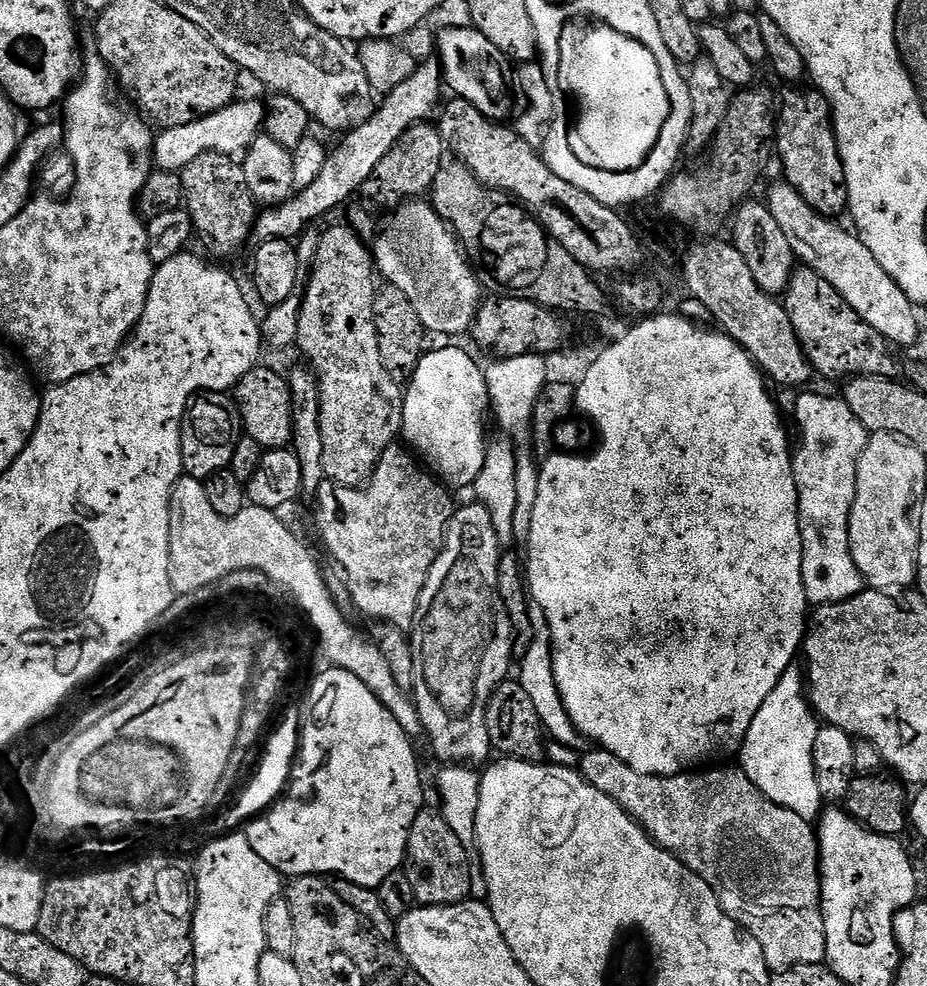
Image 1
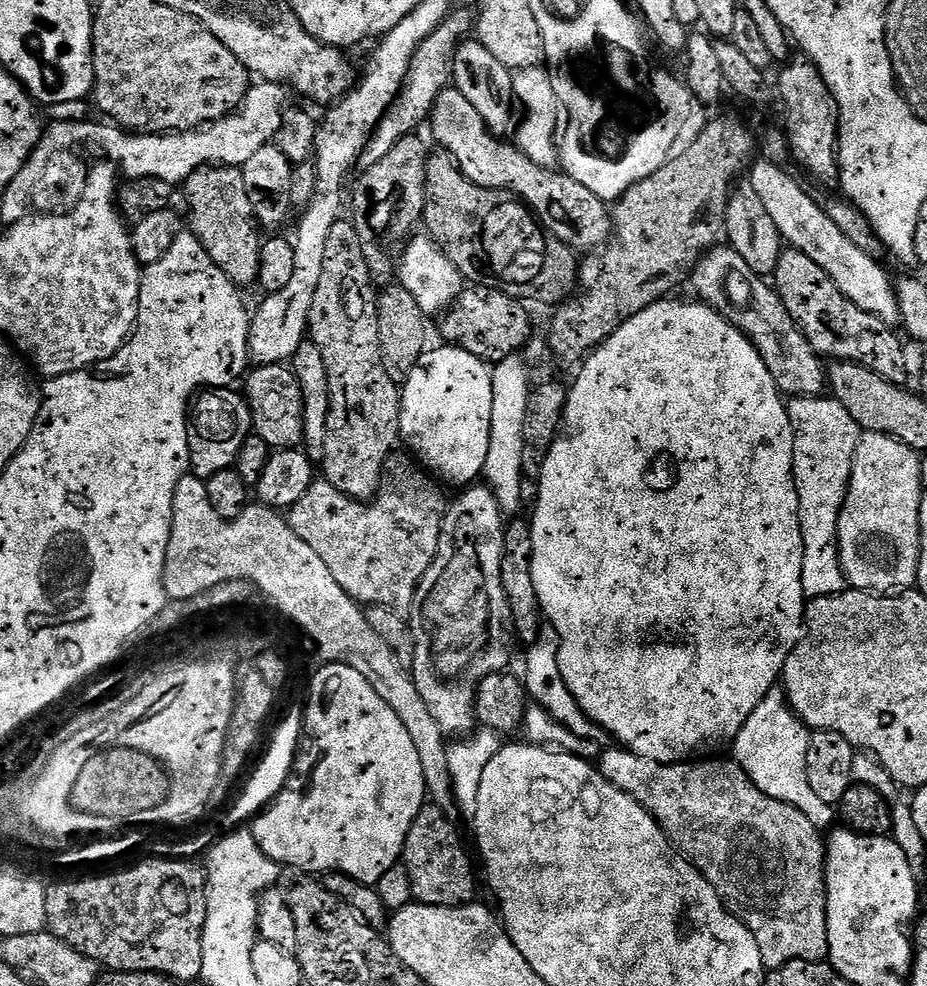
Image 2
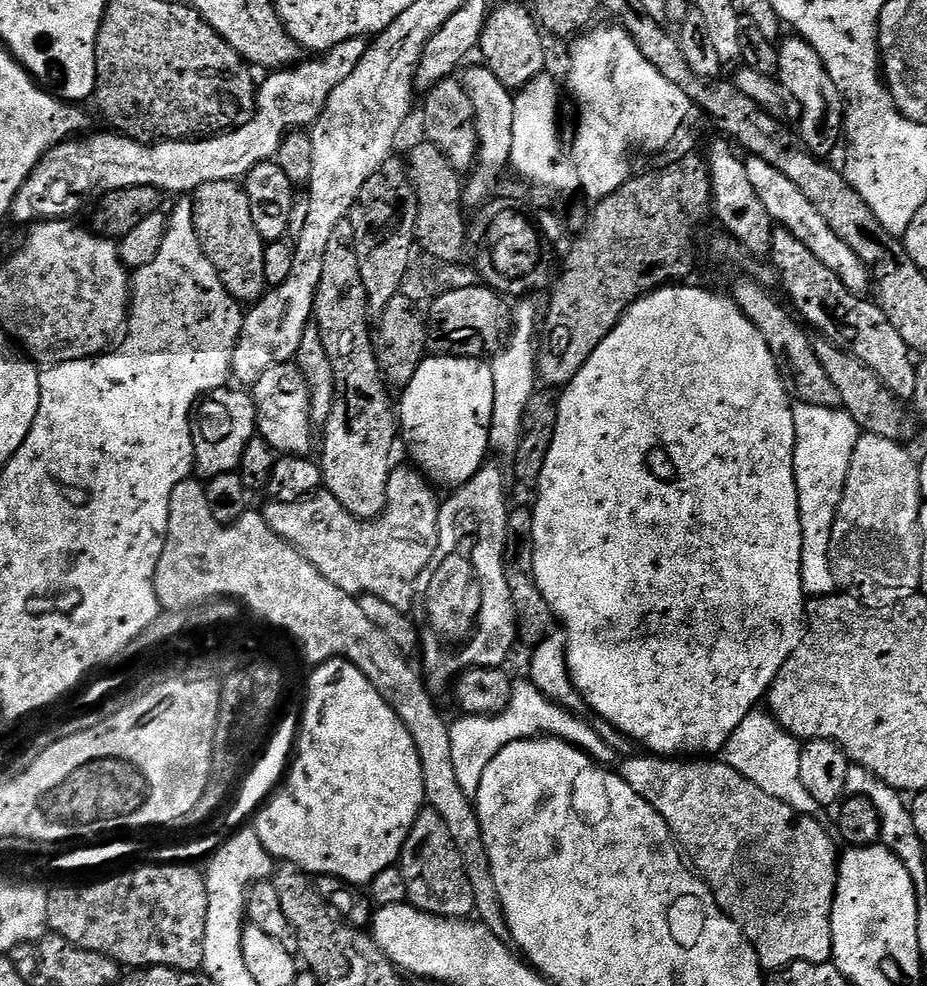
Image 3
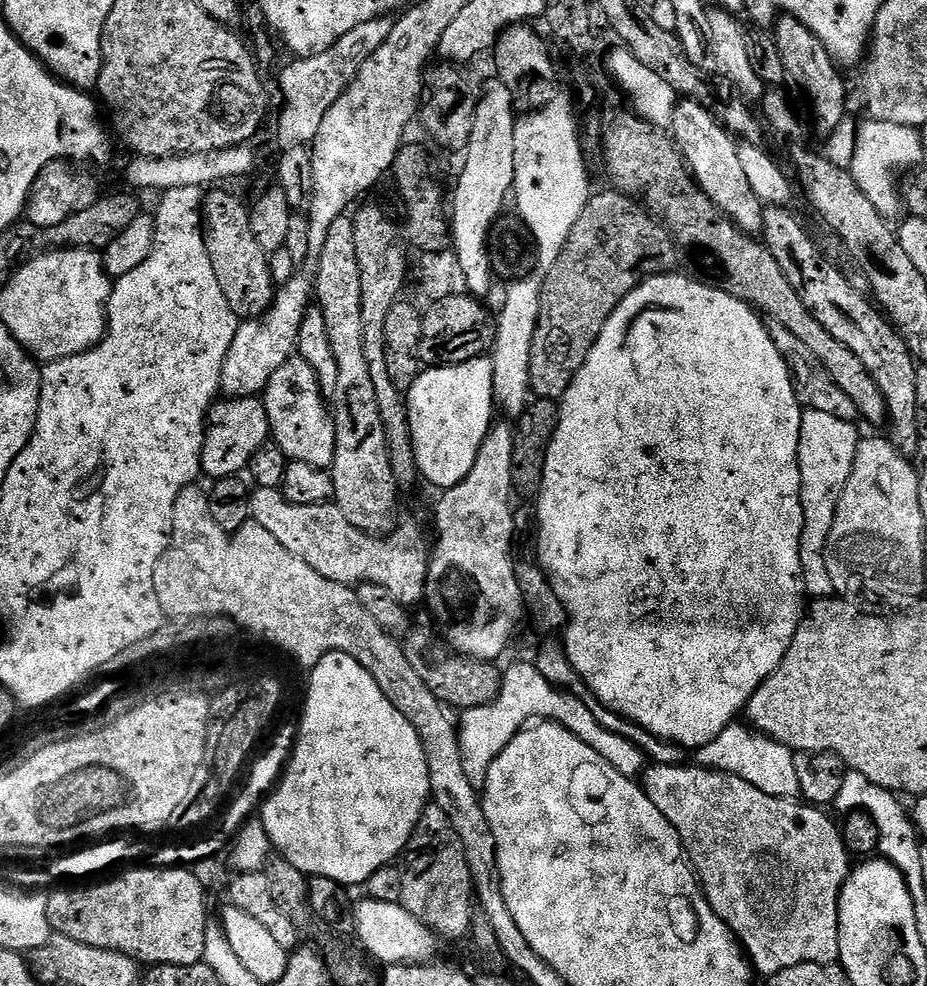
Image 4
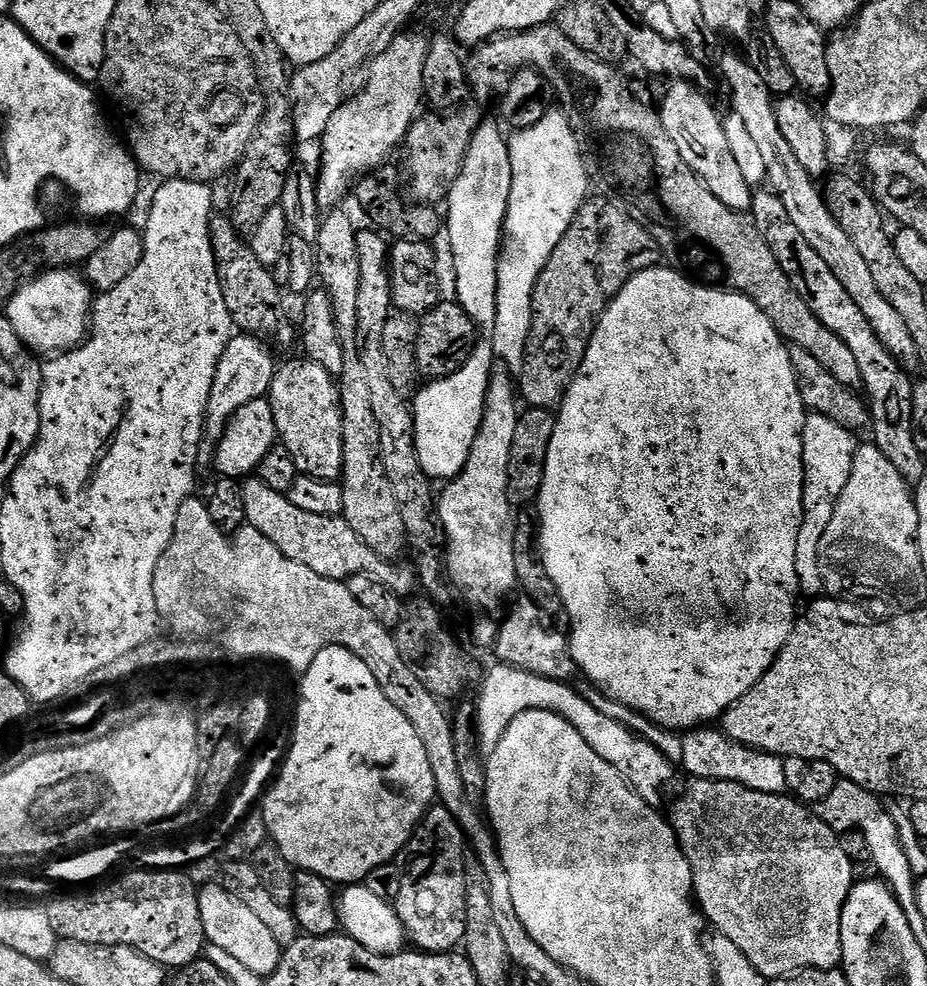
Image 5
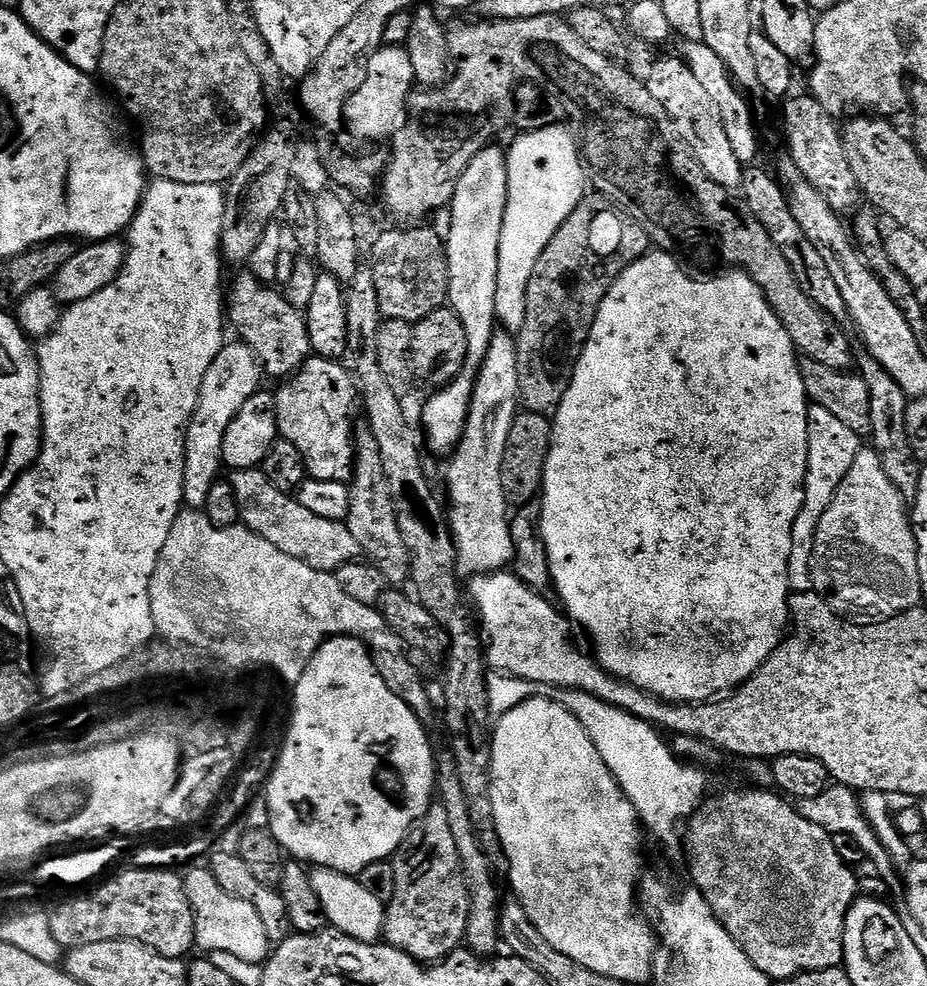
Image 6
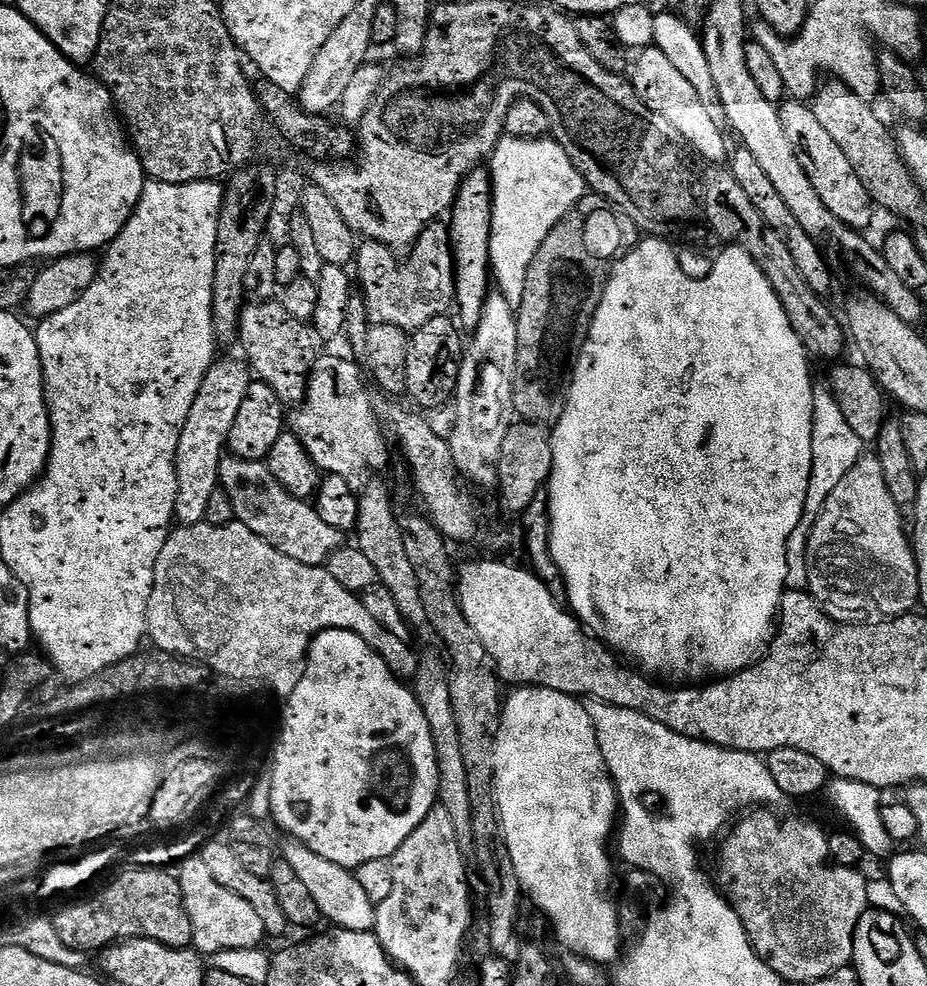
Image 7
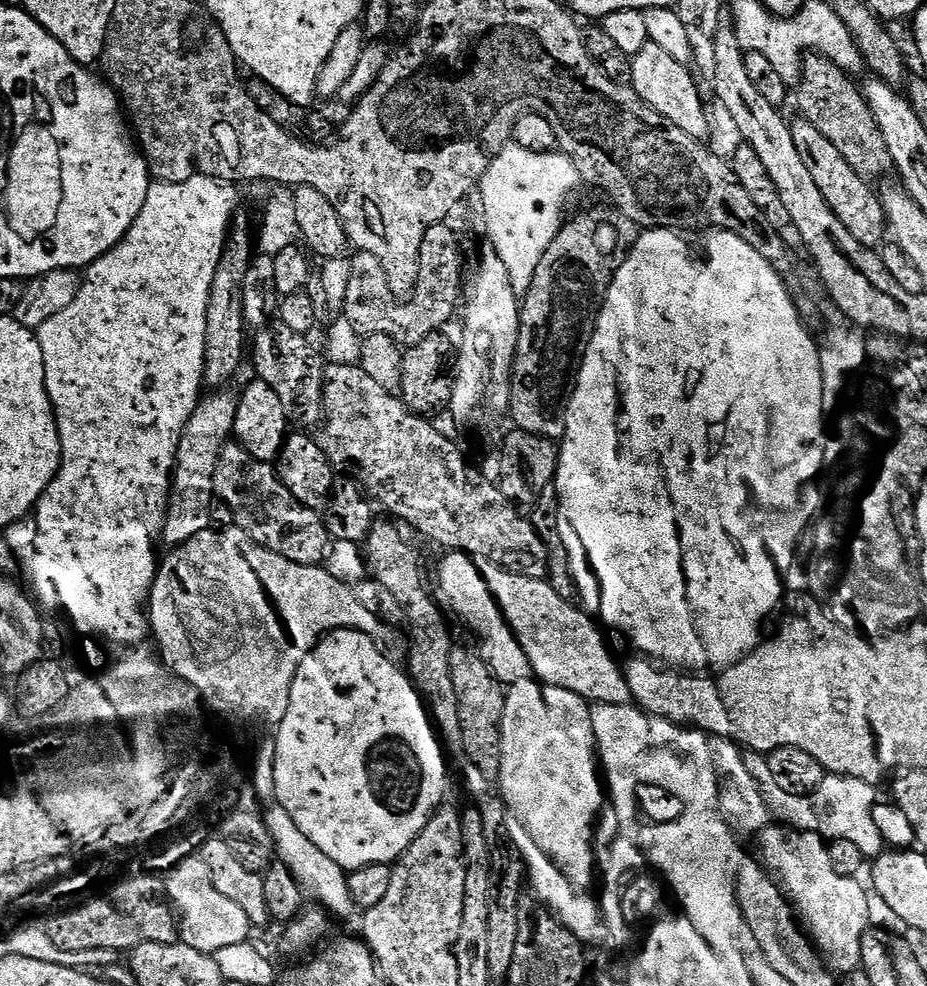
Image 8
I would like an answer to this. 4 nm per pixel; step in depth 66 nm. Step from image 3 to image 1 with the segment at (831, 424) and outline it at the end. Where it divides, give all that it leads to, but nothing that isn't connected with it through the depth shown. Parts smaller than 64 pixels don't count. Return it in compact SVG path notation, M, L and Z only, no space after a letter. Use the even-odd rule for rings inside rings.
M804 390L796 400L800 449L792 458L798 490L802 534L802 586L809 605L846 602L865 591L866 581L850 554L850 510L858 482L858 458L866 450L869 432L854 418L854 410L839 395L819 396Z

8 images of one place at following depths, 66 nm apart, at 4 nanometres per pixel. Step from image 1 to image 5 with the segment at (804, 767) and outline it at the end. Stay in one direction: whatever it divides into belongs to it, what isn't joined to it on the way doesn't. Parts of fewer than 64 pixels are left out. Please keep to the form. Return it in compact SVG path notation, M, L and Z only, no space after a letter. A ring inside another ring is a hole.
M701 726L683 733L682 762L679 767L688 771L693 780L725 780L738 782L750 790L758 790L762 794L775 796L788 792L784 762L781 757L760 752L757 748L747 748L745 744L734 742L725 736L723 731L712 726Z

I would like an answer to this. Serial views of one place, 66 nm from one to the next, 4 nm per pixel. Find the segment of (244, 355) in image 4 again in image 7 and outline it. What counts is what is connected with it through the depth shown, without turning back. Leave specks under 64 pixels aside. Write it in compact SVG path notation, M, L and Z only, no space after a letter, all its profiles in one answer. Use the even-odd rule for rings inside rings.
M240 358L217 359L206 378L202 378L202 390L198 390L198 398L194 398L194 406L190 406L190 418L186 418L186 426L182 426L182 434L178 438L175 519L181 525L205 523L209 499L220 488L220 464L226 455L230 430L234 430L238 410L242 410L242 402L246 402L253 383L253 373Z

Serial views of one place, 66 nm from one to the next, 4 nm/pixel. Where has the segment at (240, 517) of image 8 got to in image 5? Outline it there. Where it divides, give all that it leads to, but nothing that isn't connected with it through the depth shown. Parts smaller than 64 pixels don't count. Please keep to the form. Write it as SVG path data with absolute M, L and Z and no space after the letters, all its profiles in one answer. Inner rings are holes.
M258 478L245 479L241 492L247 527L270 538L270 542L274 542L274 546L278 546L278 550L282 550L286 558L302 562L302 566L314 570L314 574L341 582L346 582L351 576L374 576L397 594L412 594L417 591L416 573L409 565L407 568L401 562L381 560L374 550L370 550L370 546L366 546L366 542L362 542L362 538L358 538L358 534L354 534L354 530L350 530L348 523L340 516L323 516L298 510L298 506L294 506L294 502L290 502L285 493L270 490L270 486L266 486Z

